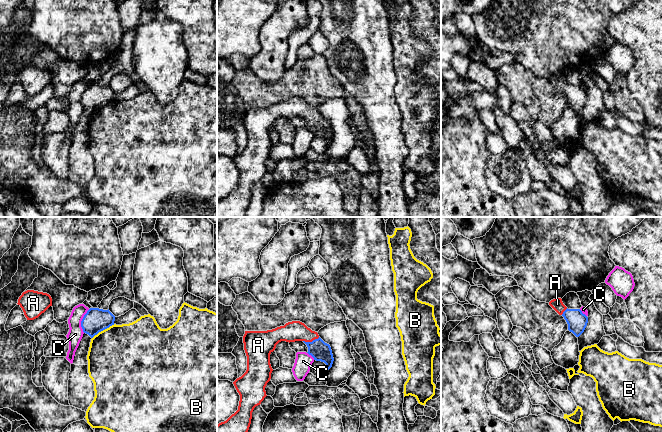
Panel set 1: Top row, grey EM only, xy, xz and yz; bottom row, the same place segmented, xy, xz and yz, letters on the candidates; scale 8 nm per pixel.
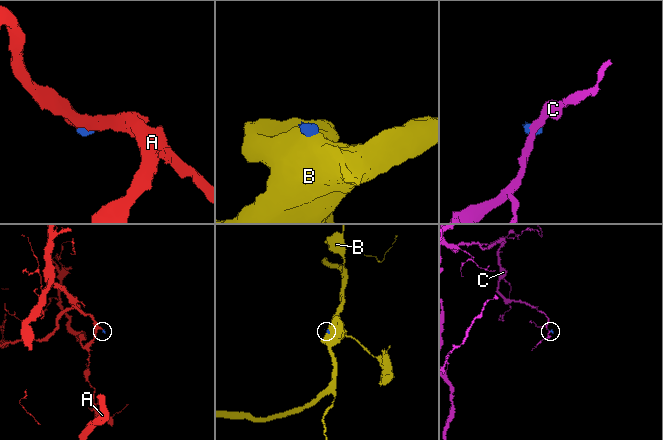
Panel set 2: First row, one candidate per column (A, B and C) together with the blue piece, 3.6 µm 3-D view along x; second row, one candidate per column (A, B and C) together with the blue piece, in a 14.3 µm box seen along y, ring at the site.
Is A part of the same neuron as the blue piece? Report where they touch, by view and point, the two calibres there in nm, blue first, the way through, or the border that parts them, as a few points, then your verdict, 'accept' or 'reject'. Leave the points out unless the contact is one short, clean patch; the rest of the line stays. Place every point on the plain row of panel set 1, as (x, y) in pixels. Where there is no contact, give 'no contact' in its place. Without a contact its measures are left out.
xz (312, 117) | 160/160 nm | across xz (318, 125), (312, 117), (305, 110), (293, 107) | accept

